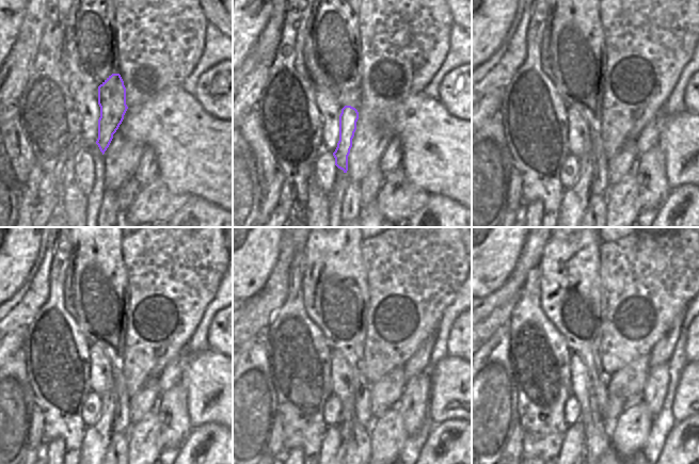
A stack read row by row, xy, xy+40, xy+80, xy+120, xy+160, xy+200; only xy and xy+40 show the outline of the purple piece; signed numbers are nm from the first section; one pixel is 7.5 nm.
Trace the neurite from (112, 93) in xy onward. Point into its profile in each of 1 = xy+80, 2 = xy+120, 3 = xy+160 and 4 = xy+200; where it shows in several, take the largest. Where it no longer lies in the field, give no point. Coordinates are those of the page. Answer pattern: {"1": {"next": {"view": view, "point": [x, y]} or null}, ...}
{"1": {"next": {"view": "xy+80", "point": [575, 200]}}, "2": {"next": {"view": "xy+120", "point": [97, 437]}}, "3": {"next": {"view": "xy+160", "point": [334, 444]}}, "4": {"next": {"view": "xy+200", "point": [573, 444]}}}

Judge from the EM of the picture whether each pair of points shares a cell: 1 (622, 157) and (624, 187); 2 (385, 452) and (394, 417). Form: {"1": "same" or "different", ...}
{"1": "different", "2": "same"}

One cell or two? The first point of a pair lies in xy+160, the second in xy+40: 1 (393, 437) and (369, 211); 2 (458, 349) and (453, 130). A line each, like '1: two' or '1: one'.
1: one
2: two

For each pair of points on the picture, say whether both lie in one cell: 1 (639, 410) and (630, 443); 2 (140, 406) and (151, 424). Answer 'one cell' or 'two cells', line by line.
1: one cell
2: two cells

